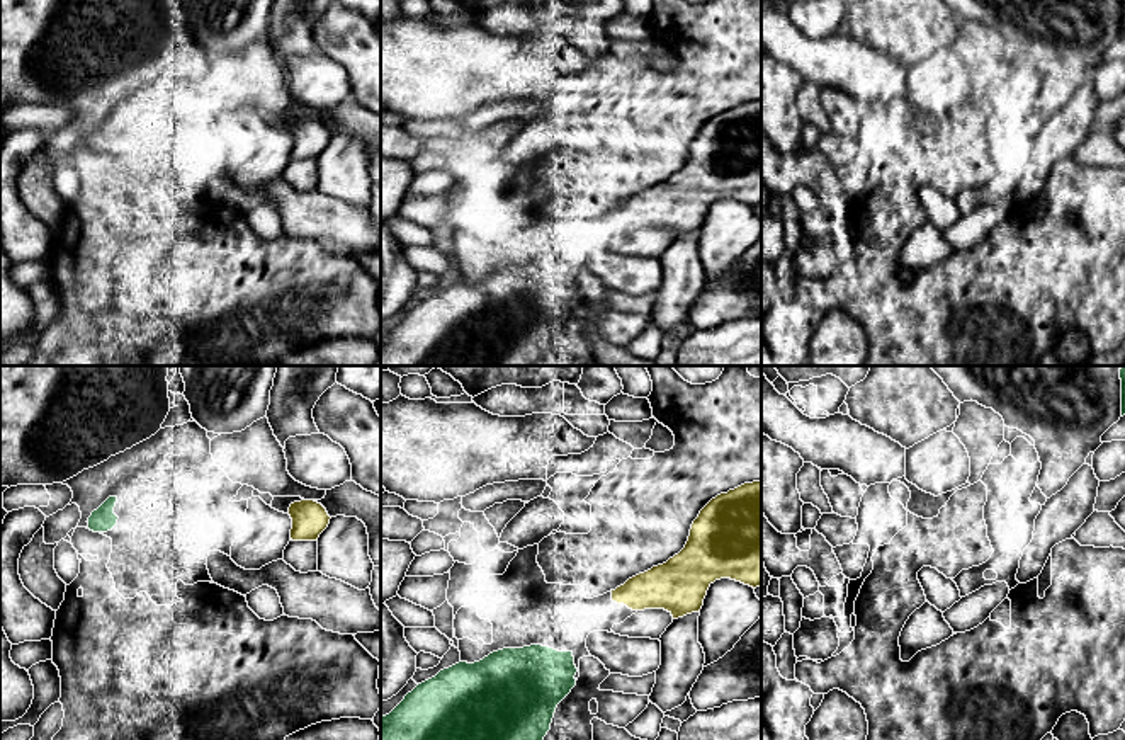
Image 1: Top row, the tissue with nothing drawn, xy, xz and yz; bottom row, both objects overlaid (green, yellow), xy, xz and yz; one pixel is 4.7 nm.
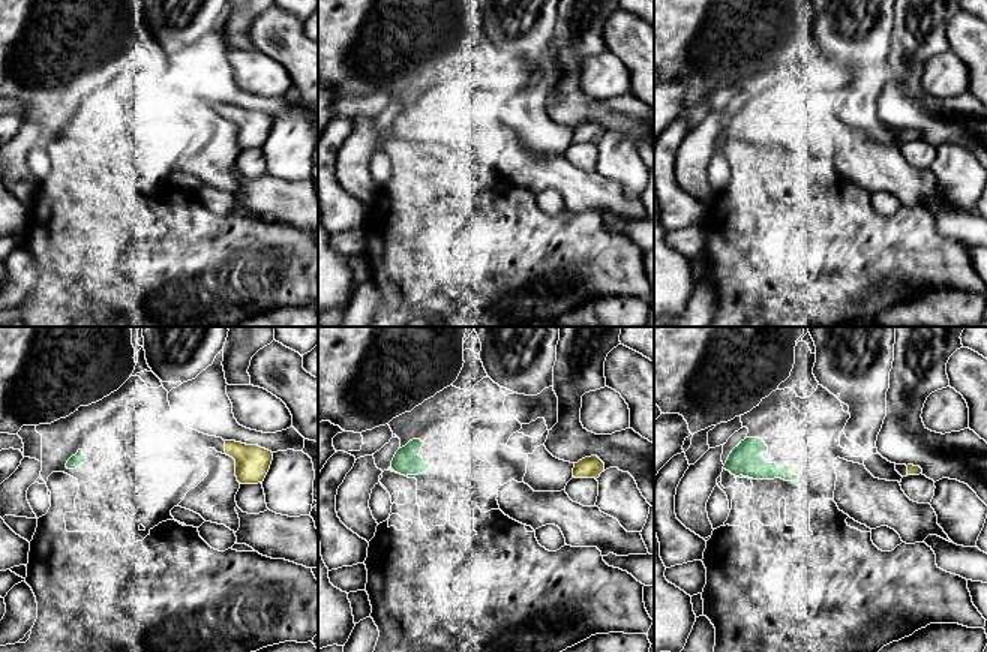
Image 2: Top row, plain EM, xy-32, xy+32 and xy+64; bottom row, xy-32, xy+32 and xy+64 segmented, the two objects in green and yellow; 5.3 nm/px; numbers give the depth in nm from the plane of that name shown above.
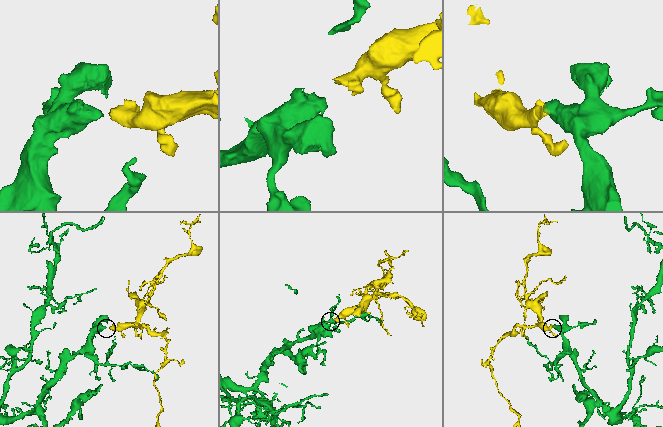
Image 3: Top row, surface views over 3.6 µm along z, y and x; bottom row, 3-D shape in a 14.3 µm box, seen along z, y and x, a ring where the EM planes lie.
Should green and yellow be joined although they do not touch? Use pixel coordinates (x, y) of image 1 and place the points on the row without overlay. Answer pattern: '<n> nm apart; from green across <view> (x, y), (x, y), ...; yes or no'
320 nm apart; from green across xz (571, 271), (614, 220); yes

